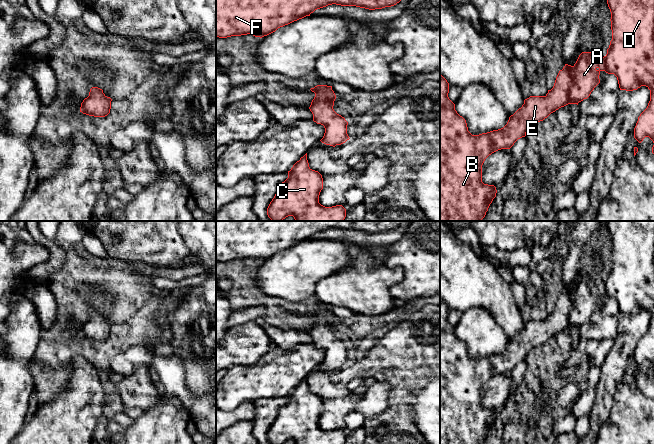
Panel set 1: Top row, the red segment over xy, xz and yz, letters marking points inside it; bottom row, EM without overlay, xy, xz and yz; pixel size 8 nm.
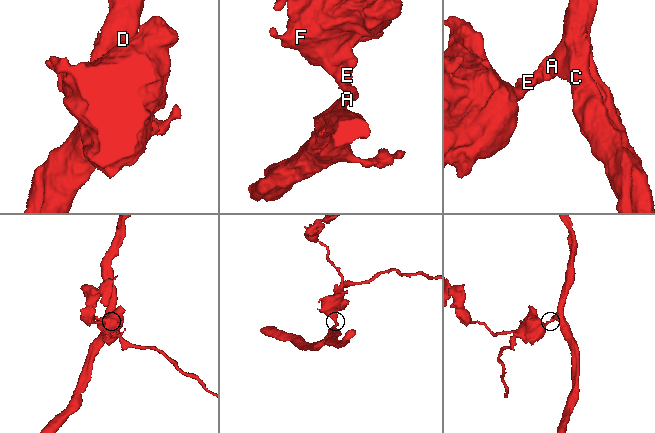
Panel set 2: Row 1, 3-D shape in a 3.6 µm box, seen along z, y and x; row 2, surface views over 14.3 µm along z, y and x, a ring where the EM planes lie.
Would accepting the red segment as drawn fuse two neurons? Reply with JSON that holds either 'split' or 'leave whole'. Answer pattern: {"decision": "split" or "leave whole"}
{"decision": "leave whole"}

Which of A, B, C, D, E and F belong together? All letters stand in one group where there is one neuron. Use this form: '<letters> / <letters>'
A B C D E F

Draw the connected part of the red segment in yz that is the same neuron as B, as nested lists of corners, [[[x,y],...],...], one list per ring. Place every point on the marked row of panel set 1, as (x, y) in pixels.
[[[607,0],[607,4],[611,12],[612,40],[607,54],[601,57],[601,62],[597,61],[593,52],[582,52],[573,66],[565,64],[559,71],[553,88],[545,96],[530,96],[525,99],[522,107],[509,117],[507,124],[501,129],[472,135],[468,131],[466,120],[457,113],[455,104],[448,97],[449,83],[440,74],[440,221],[482,221],[497,193],[494,185],[482,182],[482,165],[485,159],[498,150],[510,149],[518,139],[526,136],[531,125],[543,121],[559,108],[568,104],[578,105],[587,99],[600,83],[601,71],[614,74],[620,90],[633,91],[641,86],[650,90],[650,101],[638,117],[634,138],[641,143],[645,137],[649,137],[654,143],[654,0]]]

